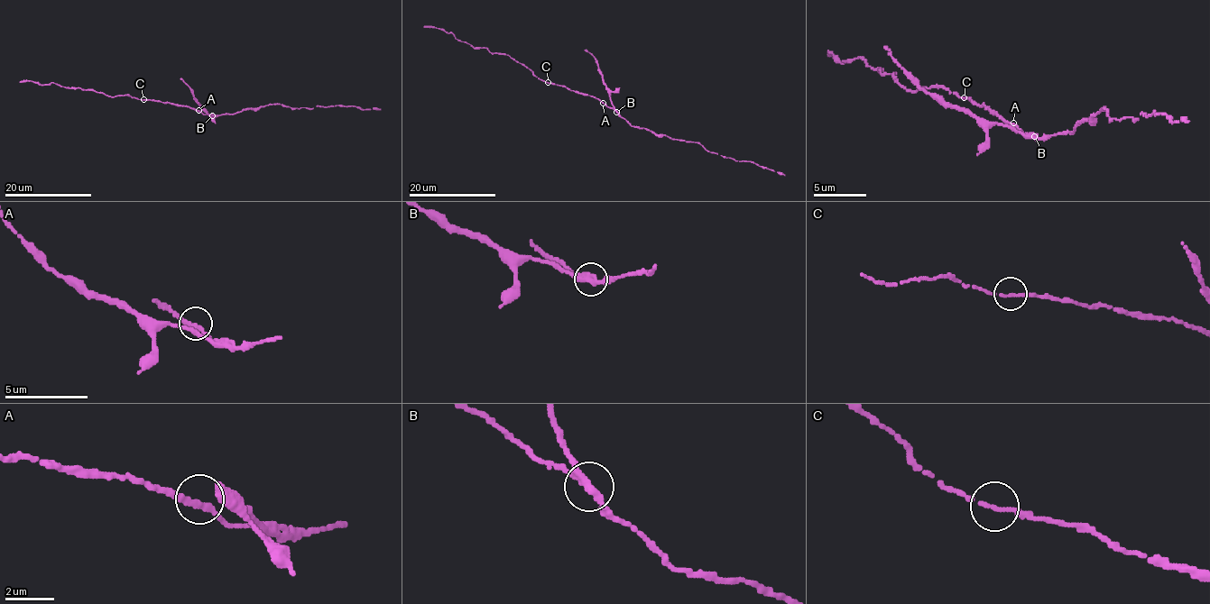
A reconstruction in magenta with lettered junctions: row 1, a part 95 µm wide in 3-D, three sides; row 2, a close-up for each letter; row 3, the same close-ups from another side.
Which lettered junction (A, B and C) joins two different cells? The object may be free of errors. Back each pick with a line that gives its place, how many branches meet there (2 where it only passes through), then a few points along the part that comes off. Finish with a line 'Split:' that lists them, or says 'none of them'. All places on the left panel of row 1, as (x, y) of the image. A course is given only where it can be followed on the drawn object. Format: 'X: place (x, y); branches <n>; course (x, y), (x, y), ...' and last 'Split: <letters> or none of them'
B: place (212, 115); branches 2; course (213, 115), (198, 104), (193, 90), (180, 78)
Split: B

